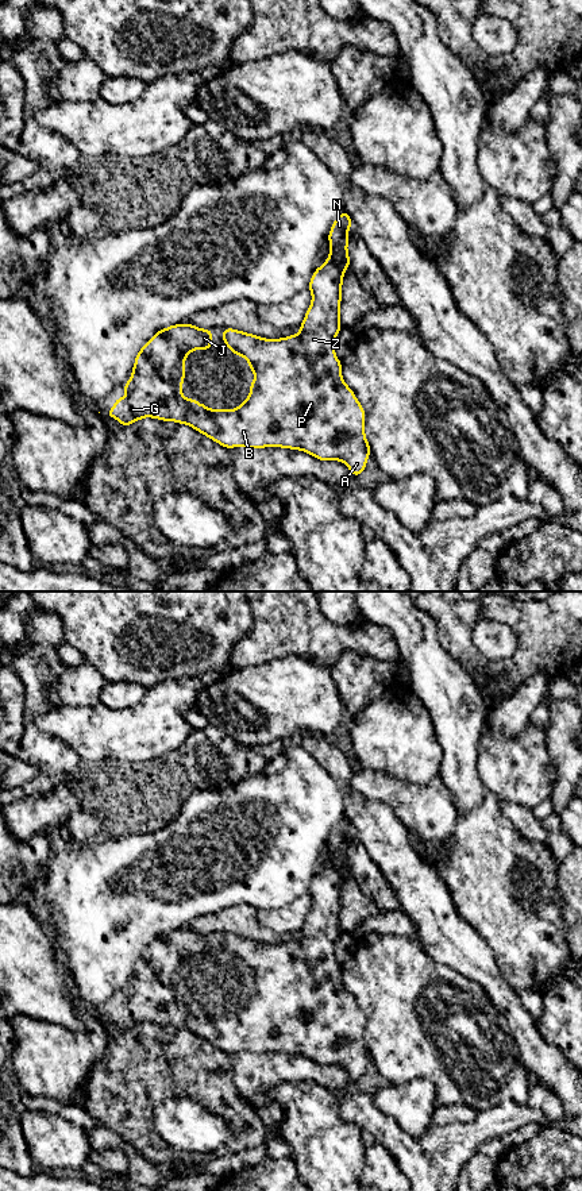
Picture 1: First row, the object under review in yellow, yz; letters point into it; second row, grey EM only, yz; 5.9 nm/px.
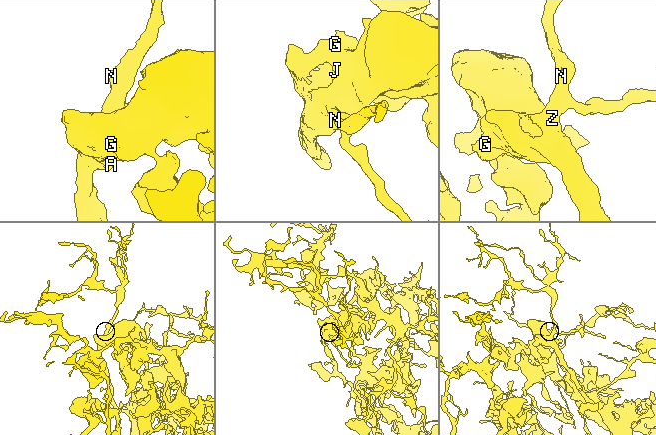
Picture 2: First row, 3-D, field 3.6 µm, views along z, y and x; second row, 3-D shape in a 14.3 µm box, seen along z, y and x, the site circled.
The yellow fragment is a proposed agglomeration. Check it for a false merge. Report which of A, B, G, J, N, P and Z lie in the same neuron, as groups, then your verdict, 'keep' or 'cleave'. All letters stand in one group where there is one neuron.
groups A B G J N P Z; keep

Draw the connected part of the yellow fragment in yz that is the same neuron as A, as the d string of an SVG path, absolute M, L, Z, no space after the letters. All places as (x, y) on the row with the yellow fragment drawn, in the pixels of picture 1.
M343 211L328 234L328 259L315 270L308 289L312 302L298 327L297 335L265 339L232 328L223 328L223 343L248 363L255 379L250 396L236 409L208 409L194 398L182 396L185 358L193 350L212 348L212 328L201 329L192 324L176 324L159 329L135 356L131 379L123 383L126 396L116 398L107 417L115 417L127 427L143 417L188 424L226 448L282 447L300 450L319 460L340 460L358 477L371 454L365 435L365 409L342 377L342 362L335 354L339 334L340 301L344 270L350 267L347 251L348 227L354 226Z

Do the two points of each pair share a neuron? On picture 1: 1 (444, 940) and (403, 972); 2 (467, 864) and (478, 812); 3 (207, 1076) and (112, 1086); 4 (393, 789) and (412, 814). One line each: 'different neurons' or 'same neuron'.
1: different neurons
2: same neuron
3: same neuron
4: same neuron

